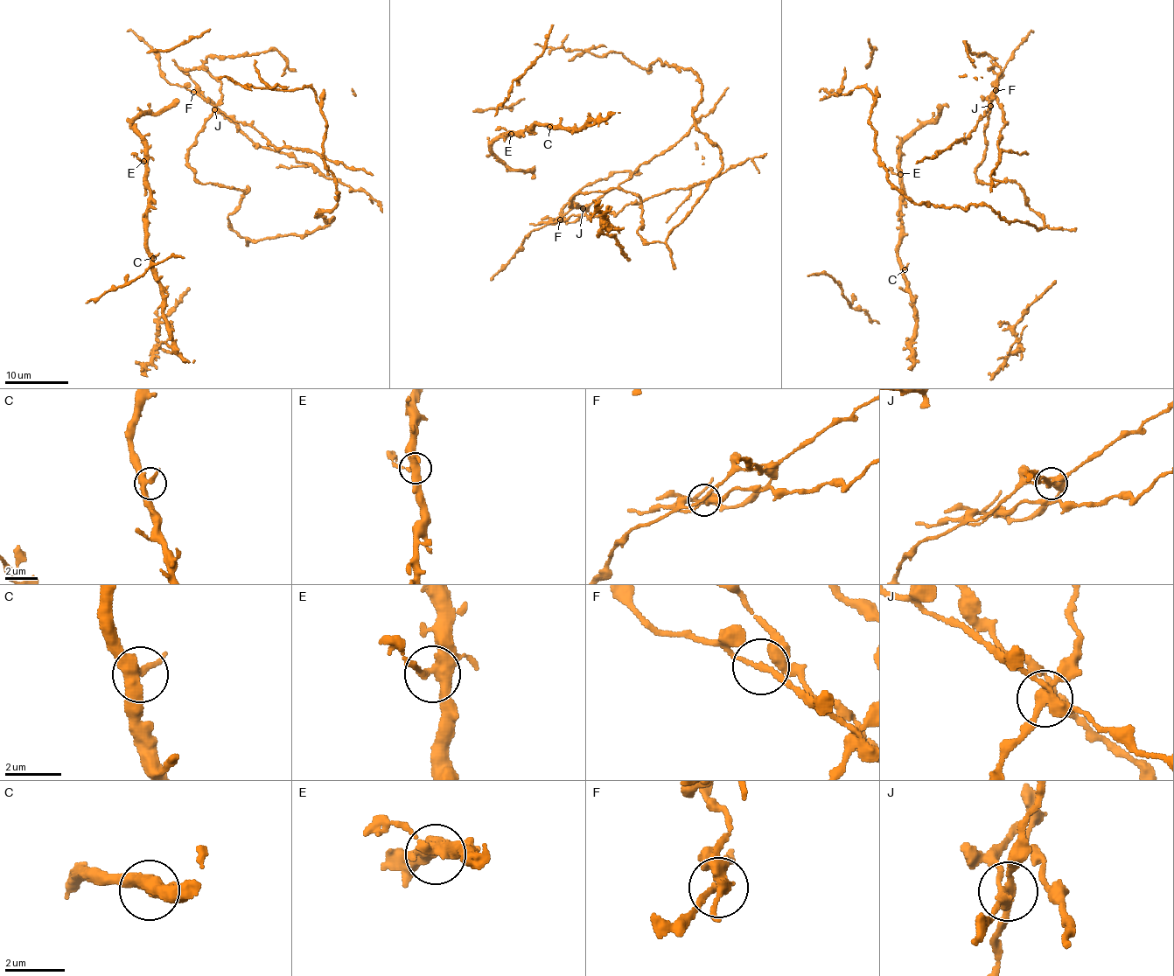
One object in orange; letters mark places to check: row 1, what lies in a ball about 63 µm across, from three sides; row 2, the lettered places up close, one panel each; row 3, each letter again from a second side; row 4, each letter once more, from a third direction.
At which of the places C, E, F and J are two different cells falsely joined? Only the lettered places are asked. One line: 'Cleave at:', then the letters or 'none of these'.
Cleave at: J

